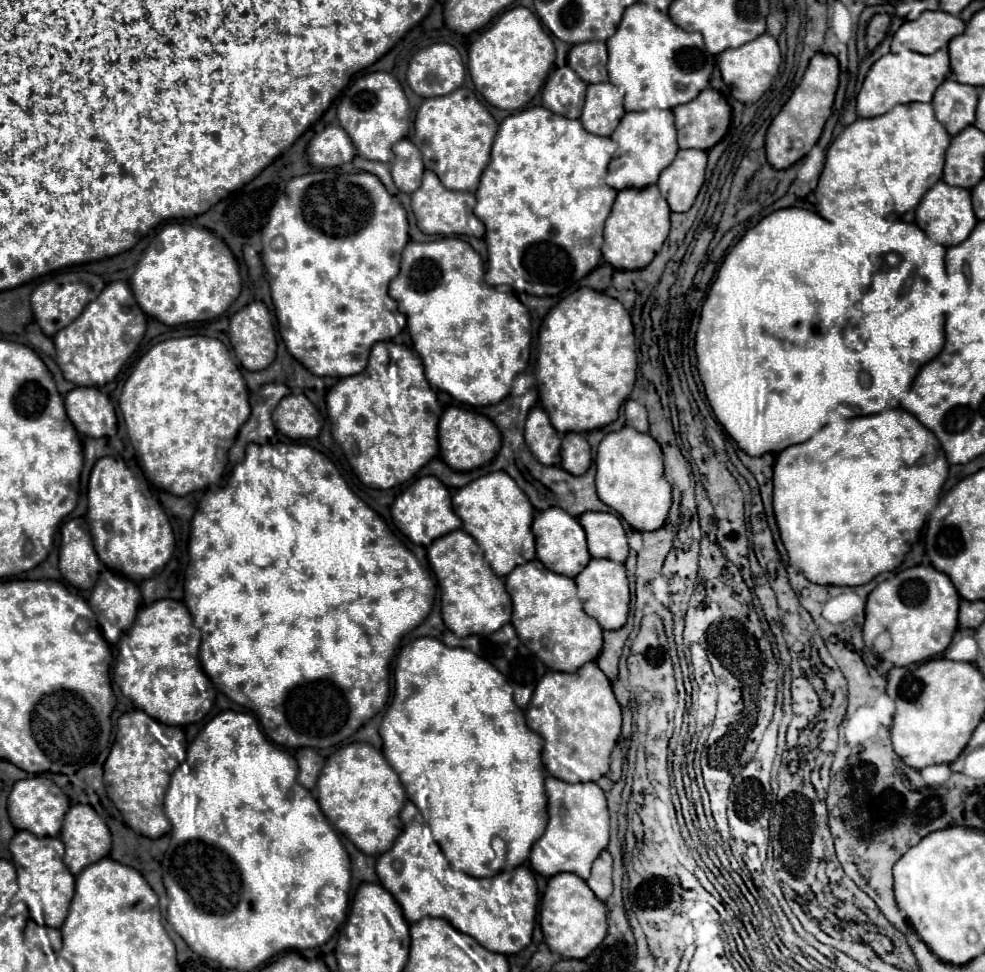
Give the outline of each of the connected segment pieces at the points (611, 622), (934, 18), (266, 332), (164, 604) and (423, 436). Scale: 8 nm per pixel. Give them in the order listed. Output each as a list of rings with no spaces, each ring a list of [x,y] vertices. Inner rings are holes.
[[[590,559],[588,567],[574,579],[578,585],[578,595],[584,603],[584,611],[594,617],[602,629],[620,629],[626,623],[630,611],[630,591],[624,565],[610,559]]]
[[[924,11],[916,21],[904,21],[894,35],[894,45],[902,43],[910,51],[930,55],[948,47],[950,39],[964,33],[964,21],[944,11]]]
[[[254,301],[232,315],[228,337],[240,365],[248,371],[262,371],[276,357],[276,331],[262,301]]]
[[[160,599],[148,607],[138,611],[134,625],[120,637],[118,659],[114,667],[114,683],[122,689],[122,693],[144,713],[164,725],[190,725],[198,723],[212,707],[216,689],[212,681],[204,675],[198,659],[200,649],[200,629],[192,623],[192,617],[182,601]]]
[[[380,341],[372,347],[368,367],[358,373],[340,379],[326,397],[328,417],[332,421],[332,437],[342,447],[350,467],[366,487],[390,489],[410,481],[430,459],[438,455],[436,427],[442,415],[442,405],[426,381],[422,359],[406,345],[394,341]]]

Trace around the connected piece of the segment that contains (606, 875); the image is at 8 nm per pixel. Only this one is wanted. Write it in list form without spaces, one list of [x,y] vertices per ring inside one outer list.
[[[602,851],[596,857],[592,865],[592,875],[586,883],[600,901],[606,901],[612,895],[612,857],[608,851]]]

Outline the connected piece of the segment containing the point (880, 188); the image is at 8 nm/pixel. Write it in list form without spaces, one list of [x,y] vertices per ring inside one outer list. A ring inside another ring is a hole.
[[[930,103],[896,105],[890,113],[876,117],[858,117],[858,111],[856,113],[856,121],[848,125],[828,149],[824,171],[816,187],[818,213],[824,219],[832,221],[838,215],[838,211],[844,211],[848,207],[860,207],[864,203],[868,203],[870,209],[878,215],[886,215],[886,211],[890,215],[902,215],[914,209],[924,197],[924,193],[942,179],[944,155],[950,145],[948,131],[942,127],[942,123],[936,121]]]

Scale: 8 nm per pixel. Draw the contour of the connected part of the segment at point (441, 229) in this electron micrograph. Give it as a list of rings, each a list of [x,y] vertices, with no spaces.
[[[424,171],[424,179],[418,191],[412,193],[412,211],[418,221],[418,229],[426,235],[472,235],[484,237],[484,223],[474,215],[474,193],[450,191],[432,171]]]

